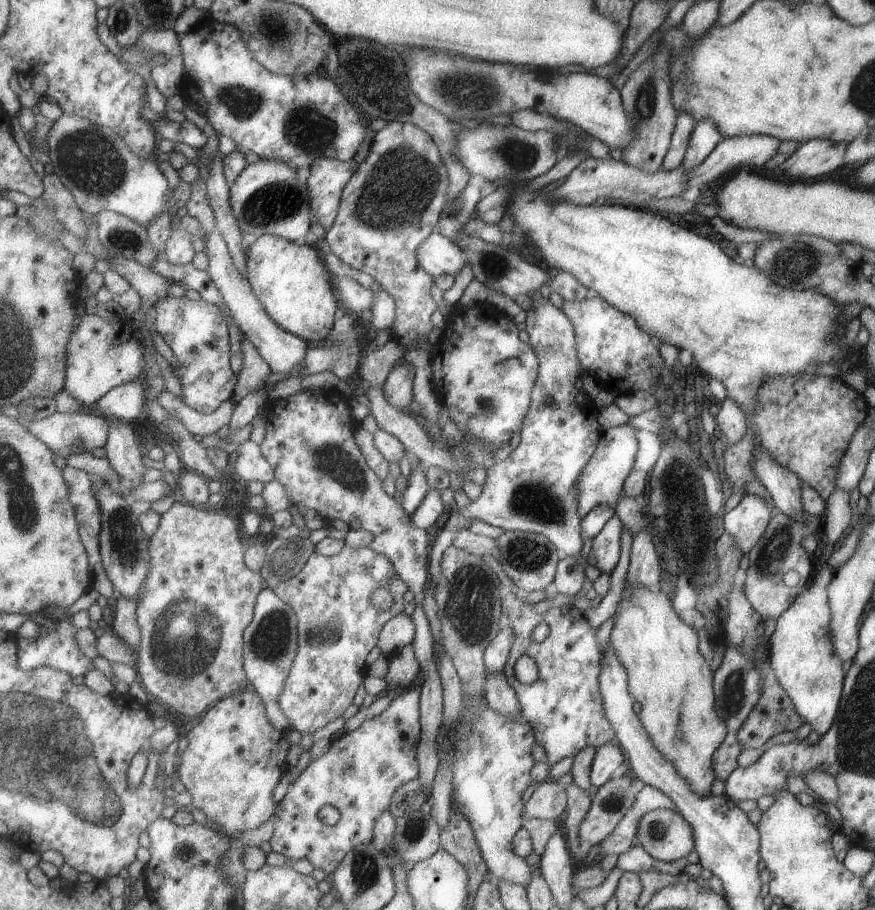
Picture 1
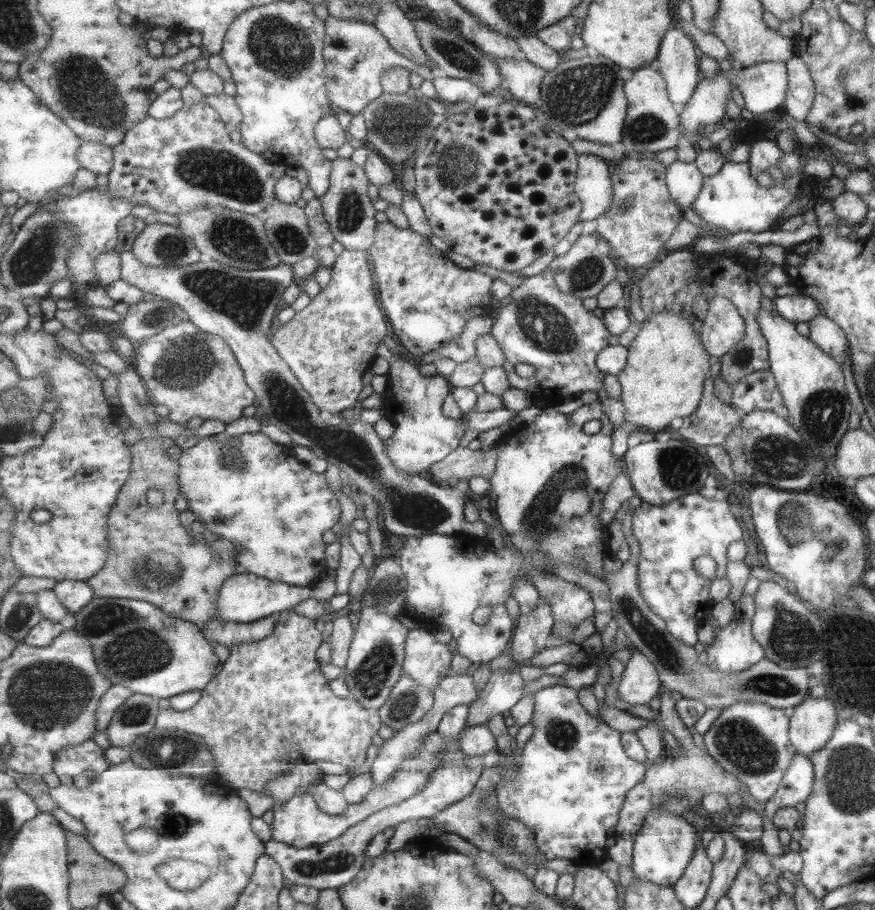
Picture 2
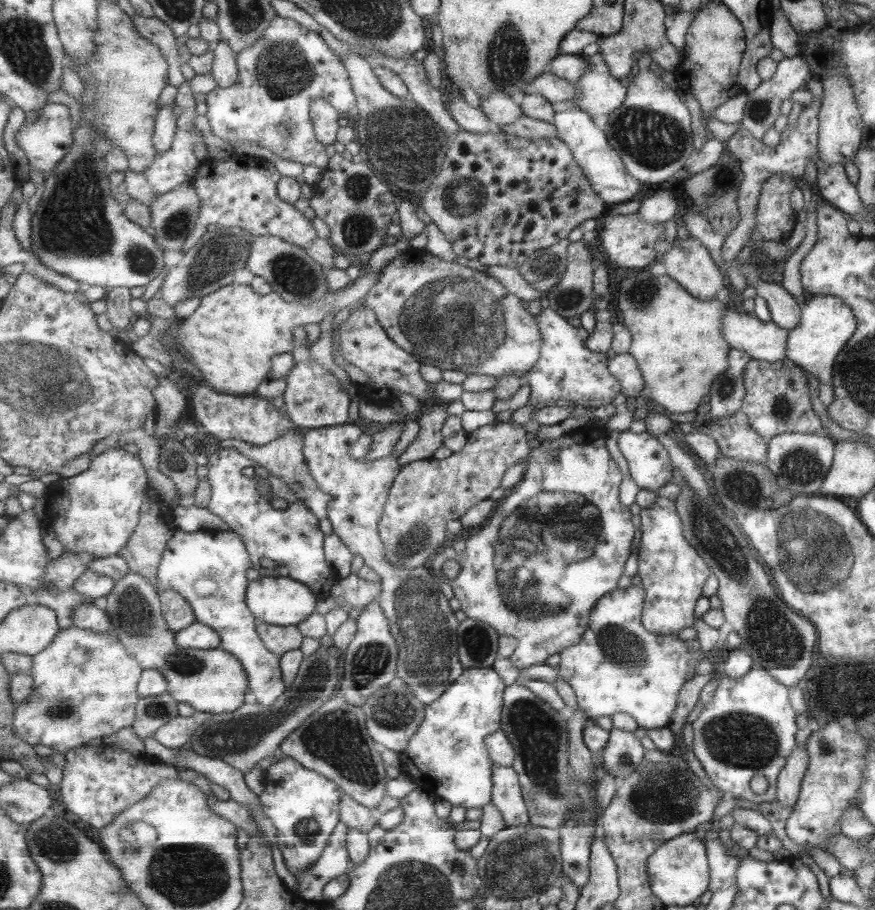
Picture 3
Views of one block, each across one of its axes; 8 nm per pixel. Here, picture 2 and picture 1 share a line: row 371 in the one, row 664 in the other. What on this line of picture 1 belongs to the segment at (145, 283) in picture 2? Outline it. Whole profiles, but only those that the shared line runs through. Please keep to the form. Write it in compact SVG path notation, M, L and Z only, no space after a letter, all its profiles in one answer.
M265 588L257 598L256 612L253 622L245 630L245 672L251 682L251 688L259 693L267 707L267 716L281 731L292 730L292 724L281 706L281 694L285 690L287 678L295 666L299 652L299 619L294 608L289 606L271 588Z

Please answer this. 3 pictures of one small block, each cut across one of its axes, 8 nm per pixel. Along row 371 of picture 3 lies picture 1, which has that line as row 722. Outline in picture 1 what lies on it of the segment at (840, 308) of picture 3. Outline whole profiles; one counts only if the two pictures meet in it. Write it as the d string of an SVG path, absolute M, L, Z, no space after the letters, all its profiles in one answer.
M823 563L813 573L805 590L776 618L773 634L768 638L768 658L777 682L791 698L799 718L821 737L837 714L844 674L842 660L835 656L829 634L831 612L827 604L827 585L834 571Z

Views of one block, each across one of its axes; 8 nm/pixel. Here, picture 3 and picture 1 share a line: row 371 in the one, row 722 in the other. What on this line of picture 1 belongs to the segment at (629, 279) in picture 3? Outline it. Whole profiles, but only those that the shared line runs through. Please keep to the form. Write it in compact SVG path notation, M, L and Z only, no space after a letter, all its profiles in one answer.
M625 578L621 600L613 614L615 622L611 628L609 642L613 646L613 652L617 654L619 664L628 675L629 692L641 706L638 716L651 744L663 754L663 758L667 758L673 764L675 772L689 784L689 788L695 794L707 796L716 778L712 756L725 736L725 724L713 708L715 698L713 698L712 670L709 663L699 654L697 633L681 622L681 618L671 606L671 600L671 594L662 591L655 592L641 586L633 588L627 584Z

